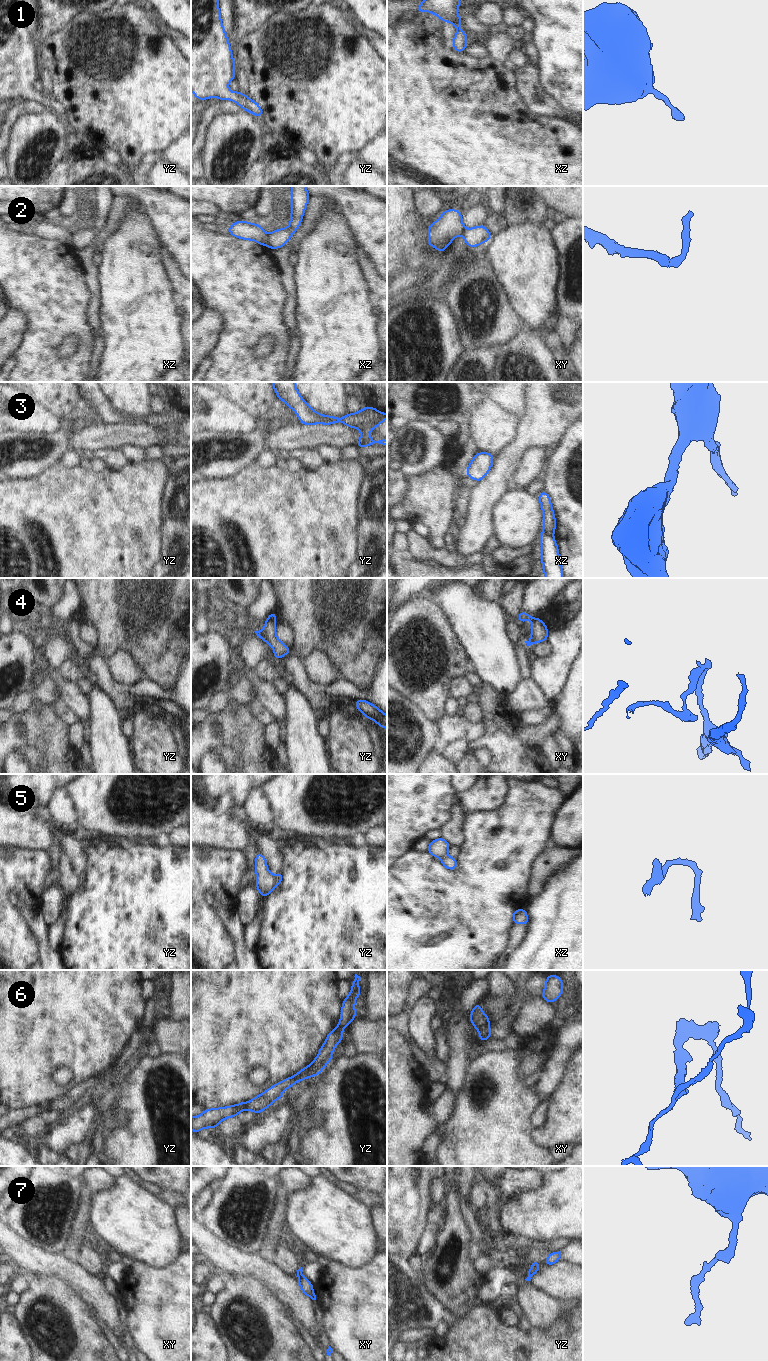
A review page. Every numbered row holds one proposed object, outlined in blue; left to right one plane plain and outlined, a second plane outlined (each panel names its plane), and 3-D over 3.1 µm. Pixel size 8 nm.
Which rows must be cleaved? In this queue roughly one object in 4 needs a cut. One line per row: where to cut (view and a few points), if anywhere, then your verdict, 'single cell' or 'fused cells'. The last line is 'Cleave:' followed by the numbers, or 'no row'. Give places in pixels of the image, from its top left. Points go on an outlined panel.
1: no cut; single cell
2: cut in xz along (268, 234), (267, 245); fused cells
3: cut in xz along (543, 531), (552, 536); fused cells
4: cut in xy along (534, 618), (533, 620); fused cells
5: no cut; single cell
6: cut in xy along (488, 1023), (476, 1029); fused cells
7: no cut; single cell
Cleave: 2, 3, 4, 6

